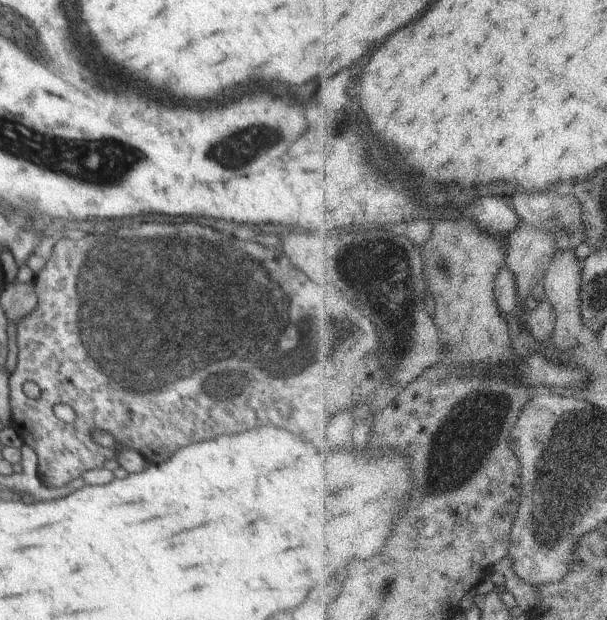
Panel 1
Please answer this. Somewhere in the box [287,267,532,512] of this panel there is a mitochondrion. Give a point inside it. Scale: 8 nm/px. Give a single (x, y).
(471, 430)

